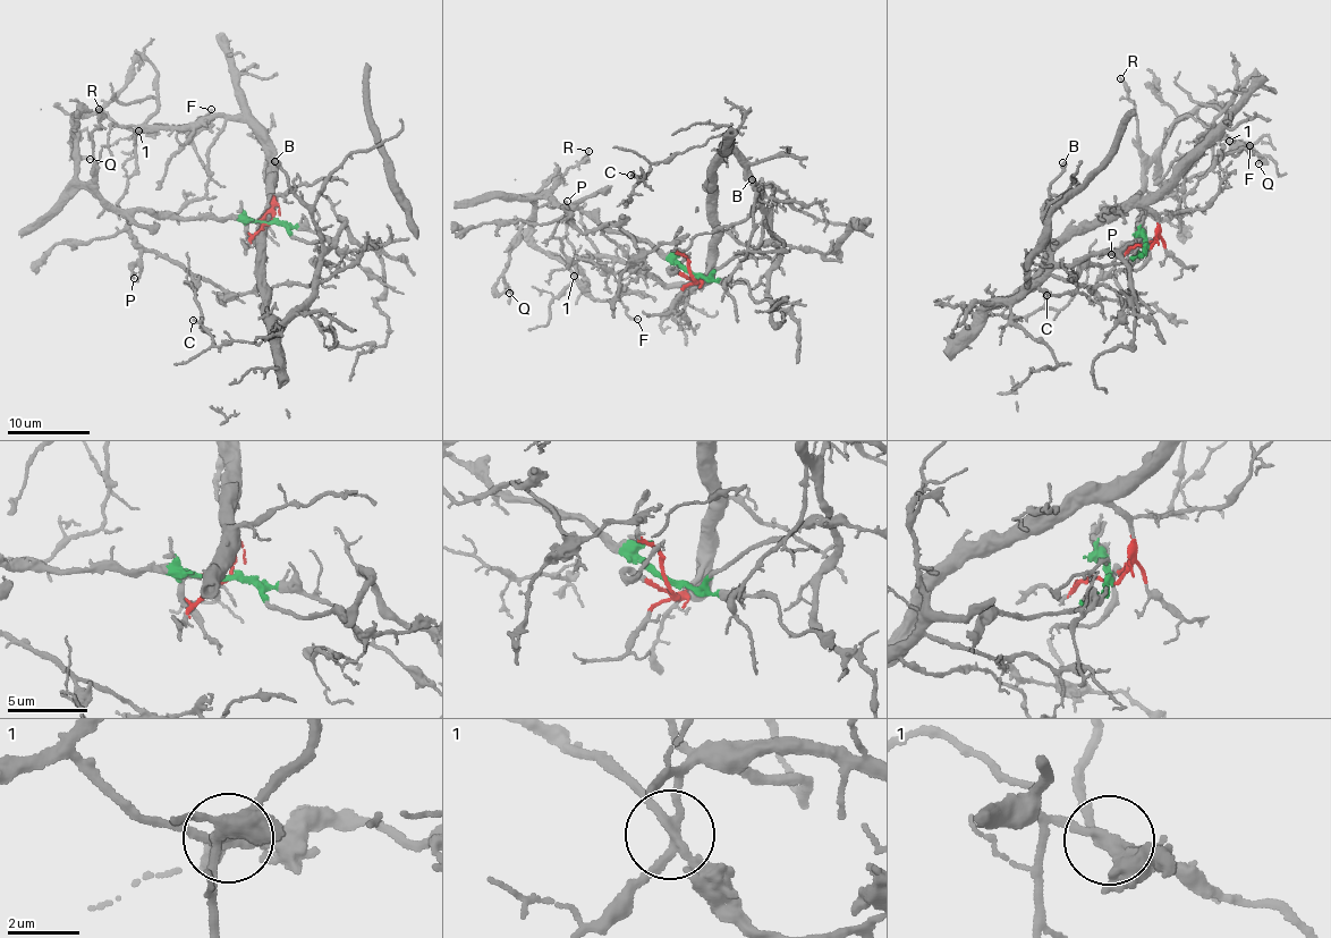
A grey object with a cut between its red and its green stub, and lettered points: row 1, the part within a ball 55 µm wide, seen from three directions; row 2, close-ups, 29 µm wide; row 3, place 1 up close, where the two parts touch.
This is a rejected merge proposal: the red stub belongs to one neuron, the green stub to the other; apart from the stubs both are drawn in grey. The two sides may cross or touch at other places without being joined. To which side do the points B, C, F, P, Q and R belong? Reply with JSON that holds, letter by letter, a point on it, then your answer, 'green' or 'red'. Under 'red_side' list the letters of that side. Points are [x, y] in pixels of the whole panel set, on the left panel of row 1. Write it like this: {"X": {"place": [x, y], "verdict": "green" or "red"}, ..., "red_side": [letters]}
{"B": {"place": [274, 161], "verdict": "red"}, "C": {"place": [193, 320], "verdict": "red"}, "F": {"place": [211, 109], "verdict": "green"}, "P": {"place": [134, 278], "verdict": "green"}, "Q": {"place": [90, 159], "verdict": "green"}, "R": {"place": [99, 109], "verdict": "green"}, "red_side": ["B", "C"]}

